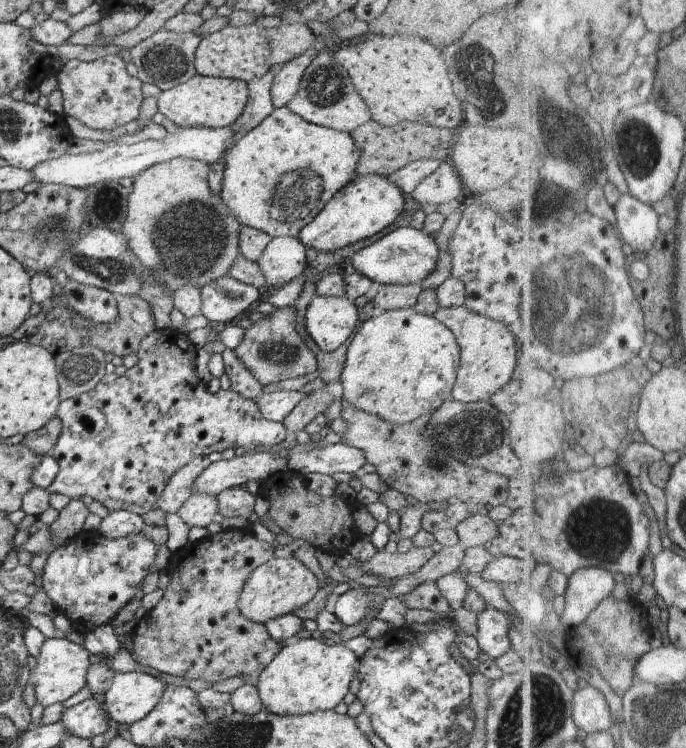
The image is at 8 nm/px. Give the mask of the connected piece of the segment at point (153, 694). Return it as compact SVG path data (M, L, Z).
M146 672L116 673L104 692L105 712L118 723L132 725L148 716L166 687Z

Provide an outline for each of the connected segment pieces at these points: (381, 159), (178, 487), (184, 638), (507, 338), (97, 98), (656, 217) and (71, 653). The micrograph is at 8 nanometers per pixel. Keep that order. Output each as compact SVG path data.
M369 121L349 133L360 154L357 165L358 176L381 175L390 177L400 168L419 159L445 160L454 140L453 132L442 127L422 123L402 122L392 127L384 127L375 121Z
M206 456L195 457L190 460L183 468L180 468L169 479L163 494L157 499L154 509L162 510L164 513L176 513L182 504L192 495L191 487L194 480L203 471L208 469L211 461Z
M226 529L220 530L214 536L207 536L206 544L204 544L204 550L200 548L200 550L190 550L190 566L188 566L188 544L185 548L178 550L178 552L174 552L170 558L170 568L166 568L166 570L170 570L170 582L168 582L168 587L165 590L165 594L163 598L158 602L158 605L150 610L146 614L143 620L143 624L136 628L136 631L124 642L124 648L126 648L134 660L139 662L144 666L150 666L154 670L158 670L158 672L169 674L175 677L184 677L184 679L204 679L210 684L215 684L217 682L221 682L228 678L234 678L239 674L243 674L246 676L247 674L251 674L254 672L262 673L264 668L270 664L270 662L278 655L280 648L278 647L278 643L276 643L267 632L266 626L262 623L254 623L253 621L245 618L241 611L239 610L239 597L242 593L242 588L246 583L246 580L250 577L250 574L256 568L259 568L262 564L269 562L272 558L274 558L274 550L271 544L268 542L264 542L262 540L258 540L256 536L253 536L250 529Z
M464 305L438 306L432 316L455 335L461 349L460 367L451 393L454 401L462 403L489 401L500 388L513 380L513 373L517 366L518 344L503 323L477 314Z
M110 54L93 62L65 61L56 76L63 95L64 116L74 117L91 129L113 130L140 116L144 100L143 83L128 74L120 56Z
M631 193L623 196L616 211L618 230L635 252L652 251L663 234L660 230L660 212Z
M48 638L41 645L40 654L36 658L36 666L29 673L28 682L34 687L36 701L44 709L50 705L64 703L87 686L87 671L90 667L88 650L84 646L74 644L67 639Z

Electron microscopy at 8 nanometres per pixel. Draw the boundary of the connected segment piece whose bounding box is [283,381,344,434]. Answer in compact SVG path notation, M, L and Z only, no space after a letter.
M342 382L328 383L305 398L284 418L283 424L288 433L302 431L316 416L326 413L330 405L343 399L344 387Z

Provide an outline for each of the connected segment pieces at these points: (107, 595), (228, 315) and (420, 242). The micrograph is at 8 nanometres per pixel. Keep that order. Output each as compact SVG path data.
M94 534L86 542L78 538L51 552L41 586L57 611L71 622L84 623L91 629L108 625L140 593L138 586L149 576L158 550L141 534L122 539Z
M227 275L206 284L201 290L201 313L210 322L225 322L229 324L244 310L258 303L260 292L254 286L249 286L231 275Z
M398 228L351 256L356 273L380 285L419 284L435 270L438 258L439 248L435 240L414 228Z

